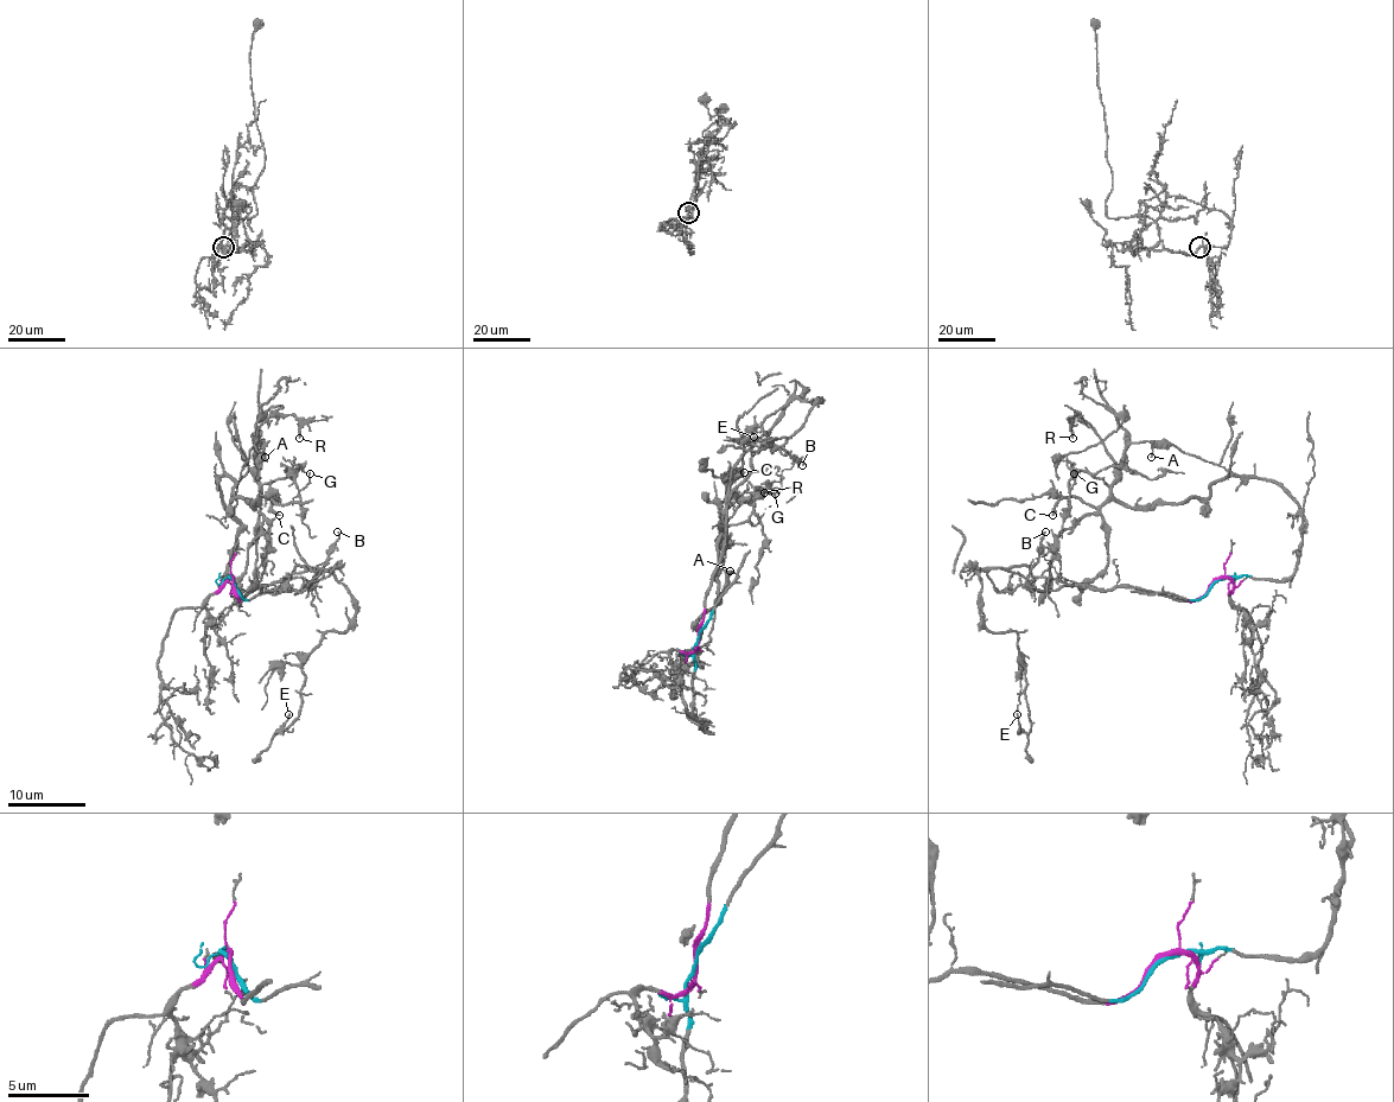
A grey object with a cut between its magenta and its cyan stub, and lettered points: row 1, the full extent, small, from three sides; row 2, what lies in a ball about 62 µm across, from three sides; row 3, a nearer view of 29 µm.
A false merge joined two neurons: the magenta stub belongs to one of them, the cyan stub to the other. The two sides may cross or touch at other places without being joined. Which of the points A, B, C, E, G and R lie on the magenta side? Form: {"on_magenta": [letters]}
{"on_magenta": ["B", "E"]}

